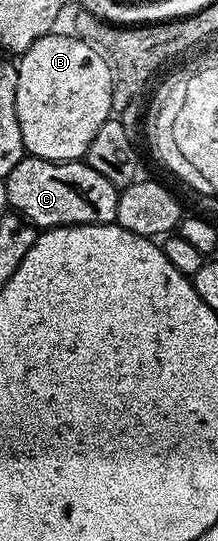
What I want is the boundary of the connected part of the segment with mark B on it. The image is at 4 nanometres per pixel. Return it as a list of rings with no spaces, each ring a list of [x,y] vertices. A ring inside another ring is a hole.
[[[49,34],[33,41],[29,49],[18,56],[17,66],[17,121],[21,125],[23,149],[28,156],[48,159],[58,163],[79,161],[86,156],[89,141],[101,129],[105,120],[112,118],[111,80],[113,72],[110,63],[100,52],[94,51],[78,37],[61,37]]]

